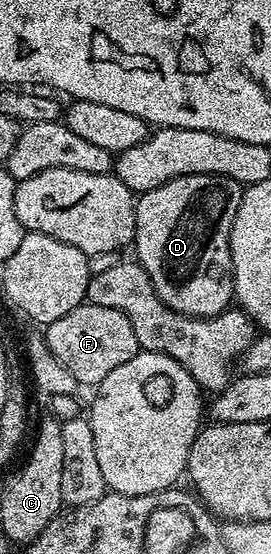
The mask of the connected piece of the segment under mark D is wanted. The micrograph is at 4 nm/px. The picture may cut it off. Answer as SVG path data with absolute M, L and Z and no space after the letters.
M177 176L161 188L142 191L135 204L134 257L149 272L157 296L190 318L212 318L232 305L233 216L245 187L229 176Z

